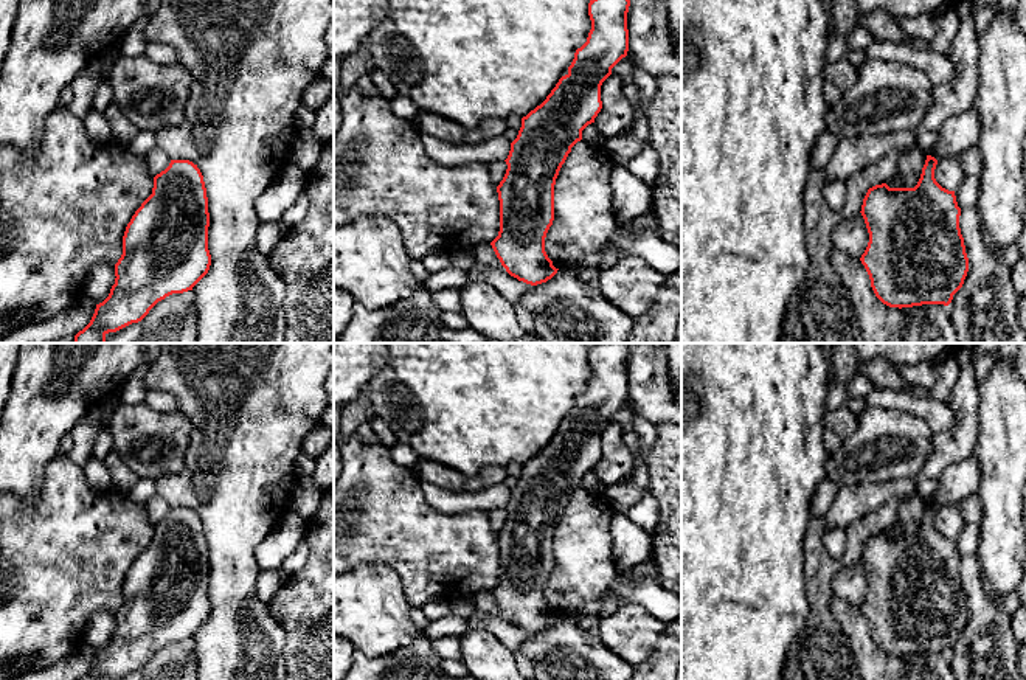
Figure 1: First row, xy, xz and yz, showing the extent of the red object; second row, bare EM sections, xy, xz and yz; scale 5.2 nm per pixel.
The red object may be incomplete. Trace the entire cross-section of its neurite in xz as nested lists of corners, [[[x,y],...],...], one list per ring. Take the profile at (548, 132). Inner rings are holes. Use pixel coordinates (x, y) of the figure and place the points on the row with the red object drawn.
[[[590,0],[591,29],[587,42],[576,50],[568,73],[559,79],[546,99],[522,118],[517,138],[504,160],[506,174],[497,186],[500,231],[490,242],[506,272],[531,286],[551,279],[559,269],[545,252],[545,238],[554,220],[554,185],[571,147],[582,140],[582,130],[594,123],[602,109],[601,85],[612,68],[627,56],[627,12],[630,0]]]

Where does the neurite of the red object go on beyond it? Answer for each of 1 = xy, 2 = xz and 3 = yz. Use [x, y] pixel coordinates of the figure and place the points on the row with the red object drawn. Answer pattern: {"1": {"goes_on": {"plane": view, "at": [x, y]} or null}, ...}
{"1": {"goes_on": null}, "2": {"goes_on": null}, "3": {"goes_on": null}}

